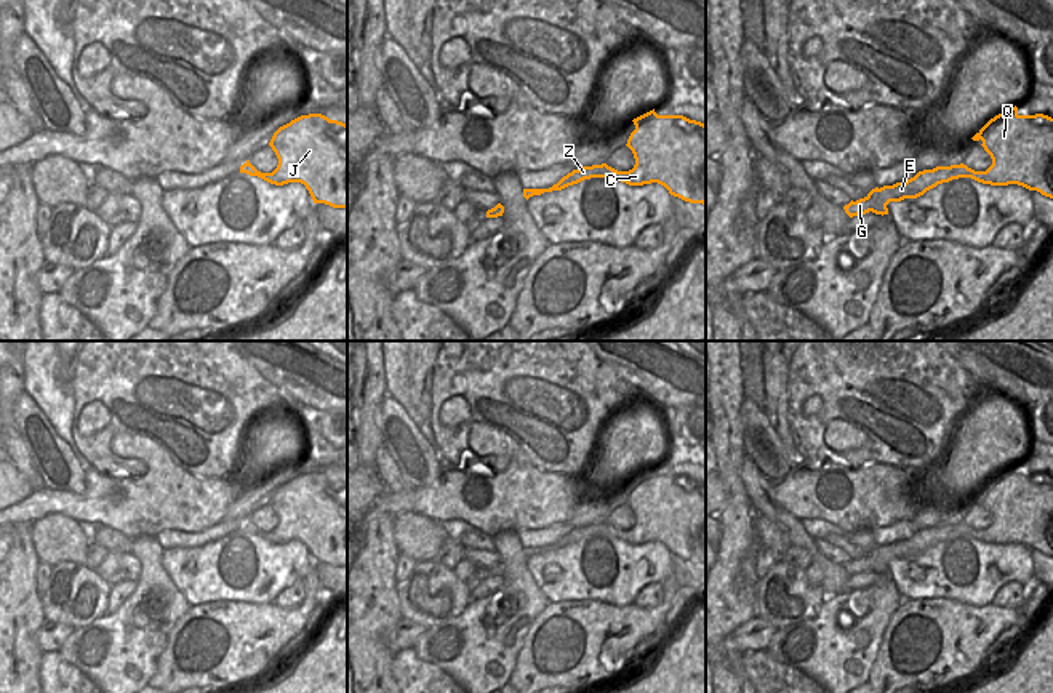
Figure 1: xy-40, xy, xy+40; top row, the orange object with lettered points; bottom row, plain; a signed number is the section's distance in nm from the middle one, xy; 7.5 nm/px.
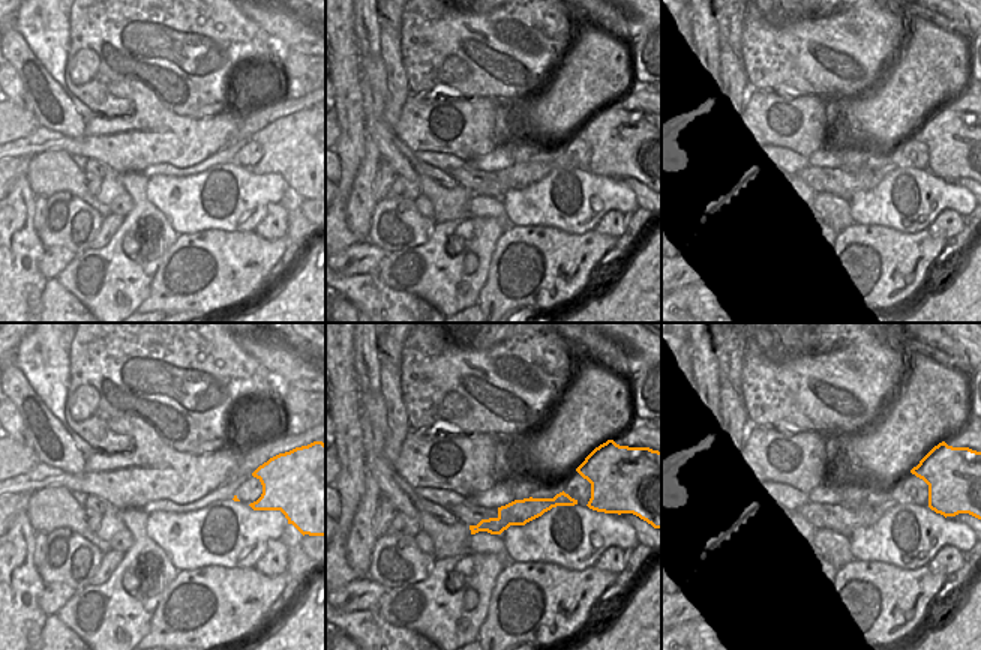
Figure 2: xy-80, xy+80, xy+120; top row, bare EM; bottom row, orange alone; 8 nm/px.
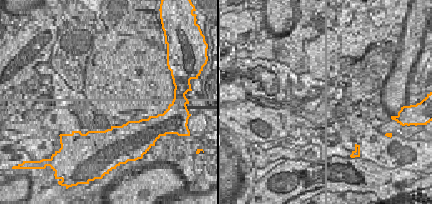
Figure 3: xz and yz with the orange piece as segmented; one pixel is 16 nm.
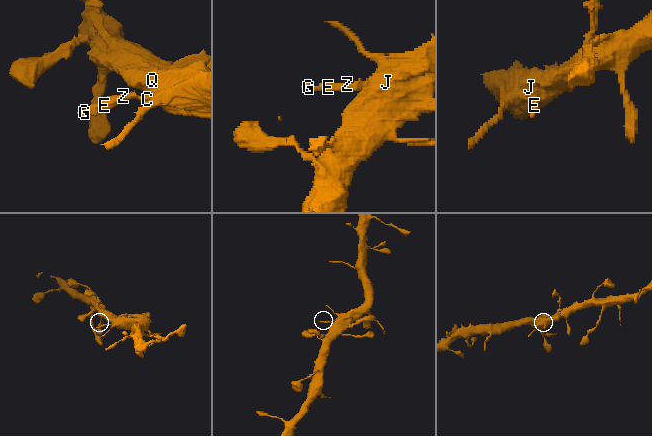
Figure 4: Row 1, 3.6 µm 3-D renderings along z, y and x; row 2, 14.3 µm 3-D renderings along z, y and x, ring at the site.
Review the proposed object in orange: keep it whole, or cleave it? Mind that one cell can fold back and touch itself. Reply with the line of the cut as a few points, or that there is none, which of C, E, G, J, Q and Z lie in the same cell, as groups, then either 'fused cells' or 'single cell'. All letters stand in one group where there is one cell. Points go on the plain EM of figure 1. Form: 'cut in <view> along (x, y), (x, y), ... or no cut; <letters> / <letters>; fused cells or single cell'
no cut; C E G J Q Z; single cell

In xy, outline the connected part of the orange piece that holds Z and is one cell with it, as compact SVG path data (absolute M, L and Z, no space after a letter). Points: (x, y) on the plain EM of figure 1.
M655 467L632 480L635 488L631 491L626 503L635 517L632 528L618 530L607 522L583 525L563 535L549 547L523 547L523 555L528 559L530 555L541 554L544 551L562 549L591 536L613 536L629 544L658 541L674 555L690 562L706 563L706 483L683 474L658 474Z

